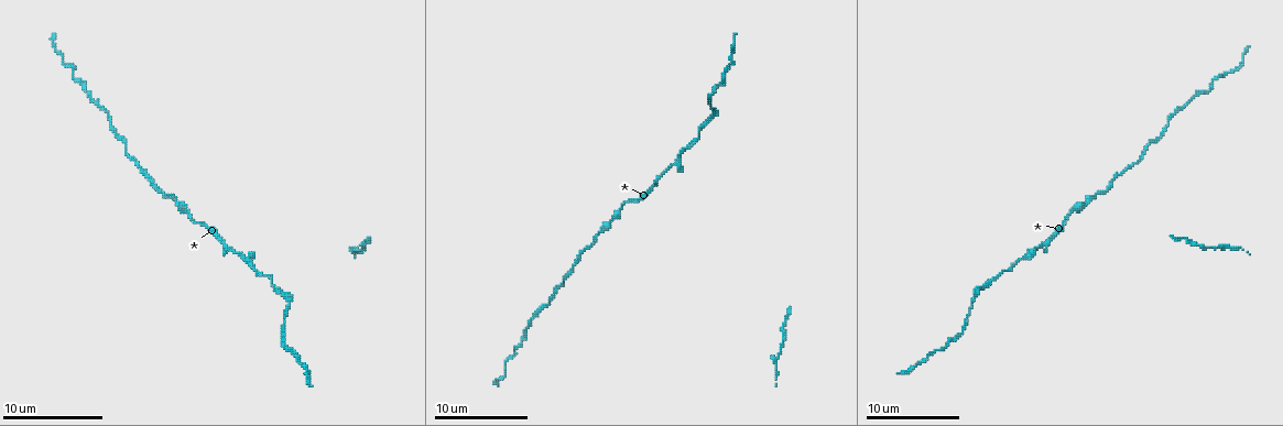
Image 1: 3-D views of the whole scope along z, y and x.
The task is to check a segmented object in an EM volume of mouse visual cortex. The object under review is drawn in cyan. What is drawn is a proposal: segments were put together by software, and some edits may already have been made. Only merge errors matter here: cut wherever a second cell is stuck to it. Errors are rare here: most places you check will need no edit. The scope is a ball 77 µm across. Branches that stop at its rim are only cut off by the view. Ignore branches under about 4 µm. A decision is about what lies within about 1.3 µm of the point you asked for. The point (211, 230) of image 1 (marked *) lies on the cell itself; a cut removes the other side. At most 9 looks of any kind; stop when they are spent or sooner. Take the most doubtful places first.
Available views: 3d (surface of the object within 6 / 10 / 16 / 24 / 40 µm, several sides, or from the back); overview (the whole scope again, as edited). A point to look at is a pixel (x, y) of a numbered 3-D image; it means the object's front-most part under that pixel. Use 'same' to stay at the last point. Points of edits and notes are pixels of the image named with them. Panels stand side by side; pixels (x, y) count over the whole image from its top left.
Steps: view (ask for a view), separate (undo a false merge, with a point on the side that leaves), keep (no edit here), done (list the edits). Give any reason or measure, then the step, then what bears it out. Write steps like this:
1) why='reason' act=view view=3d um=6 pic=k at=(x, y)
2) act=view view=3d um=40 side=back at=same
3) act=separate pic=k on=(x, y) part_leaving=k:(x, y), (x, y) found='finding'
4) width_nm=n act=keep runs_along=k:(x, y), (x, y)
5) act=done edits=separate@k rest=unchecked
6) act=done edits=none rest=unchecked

why='side arm on a straight run' act=view view=3d um=6 pic=1 at=(249, 260)

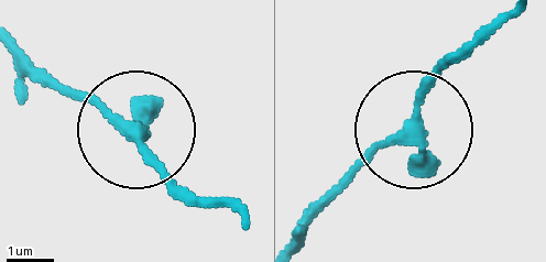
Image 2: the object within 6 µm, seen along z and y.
width_nm=240 act=keep runs_along=2:(18, 47), (132, 127), (192, 198) found='one cell here'

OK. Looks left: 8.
why='arms run side by side' act=view view=3d um=10 pic=1 at=(1207, 90)

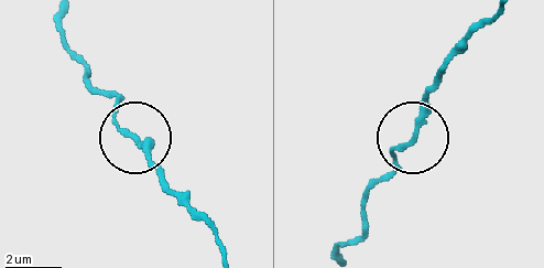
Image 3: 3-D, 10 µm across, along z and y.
width_nm=180 act=keep runs_along=3:(222, 253), (208, 224), (122, 131), (110, 92) found='continuous, no second cell'

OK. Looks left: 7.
why='sudden change in width' act=view view=3d um=16 pic=1 at=(290, 304)

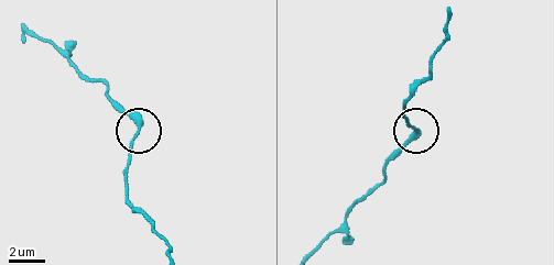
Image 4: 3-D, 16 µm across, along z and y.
act=keep runs_along=4:(317, 249), (379, 183), (386, 161), (415, 129), (402, 116) found='all the same cell'

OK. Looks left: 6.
why='thick turns thin' act=view view=3d um=6 pic=1 at=(145, 172)

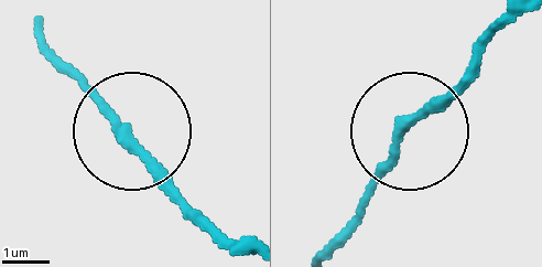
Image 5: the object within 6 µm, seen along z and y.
act=keep runs_along=5:(239, 247), (77, 76) found='continuous, no second cell'

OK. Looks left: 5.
act=done edits=none rest=unchecked

